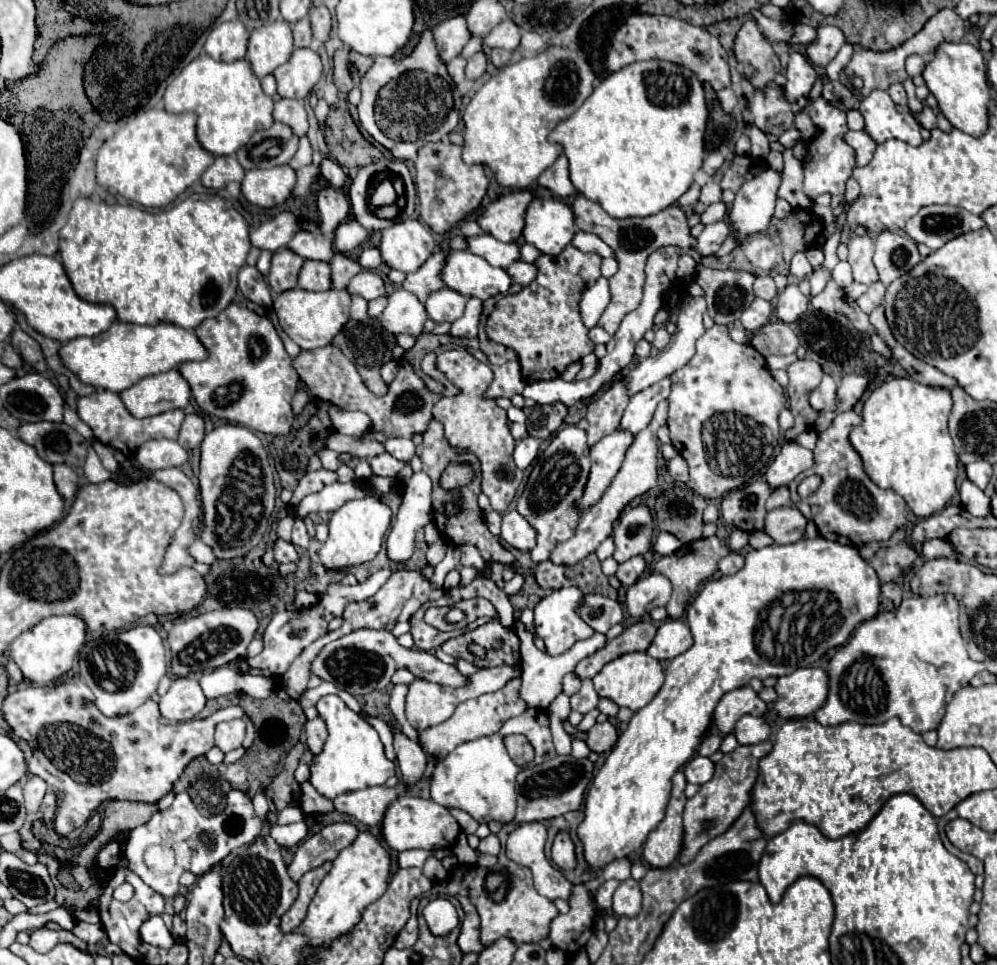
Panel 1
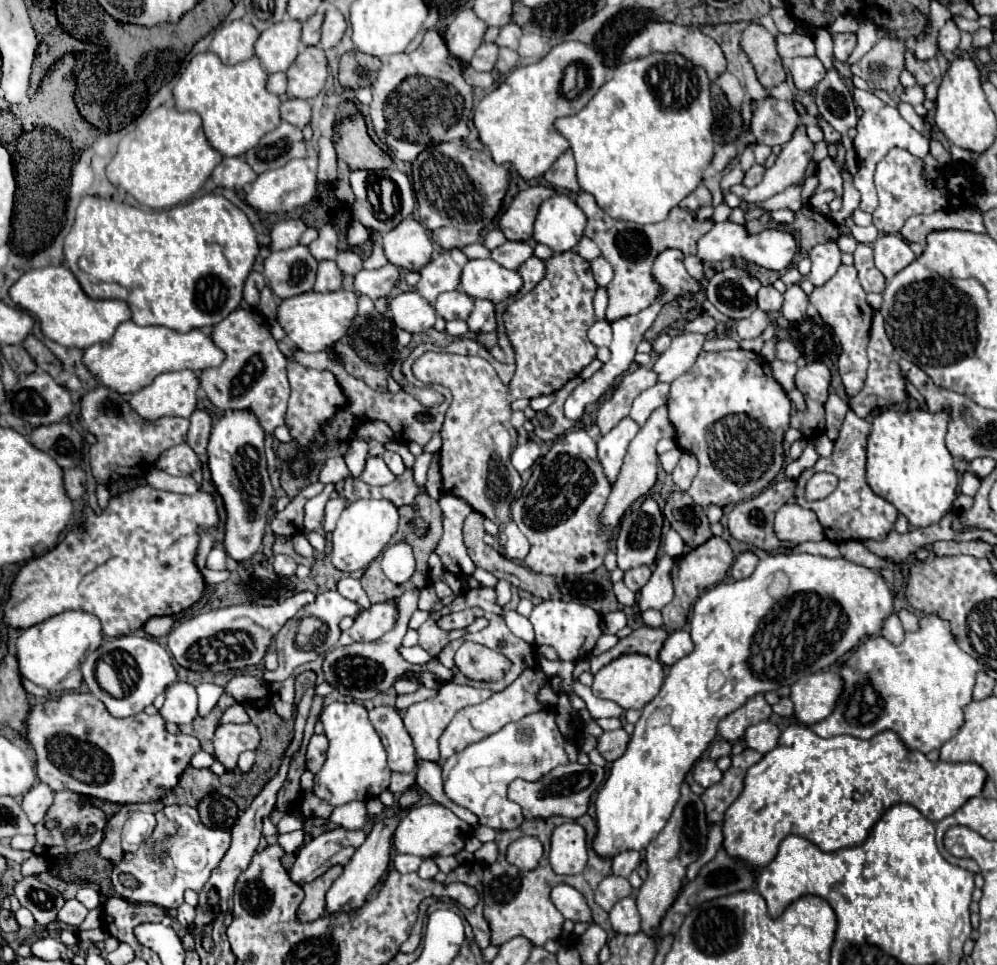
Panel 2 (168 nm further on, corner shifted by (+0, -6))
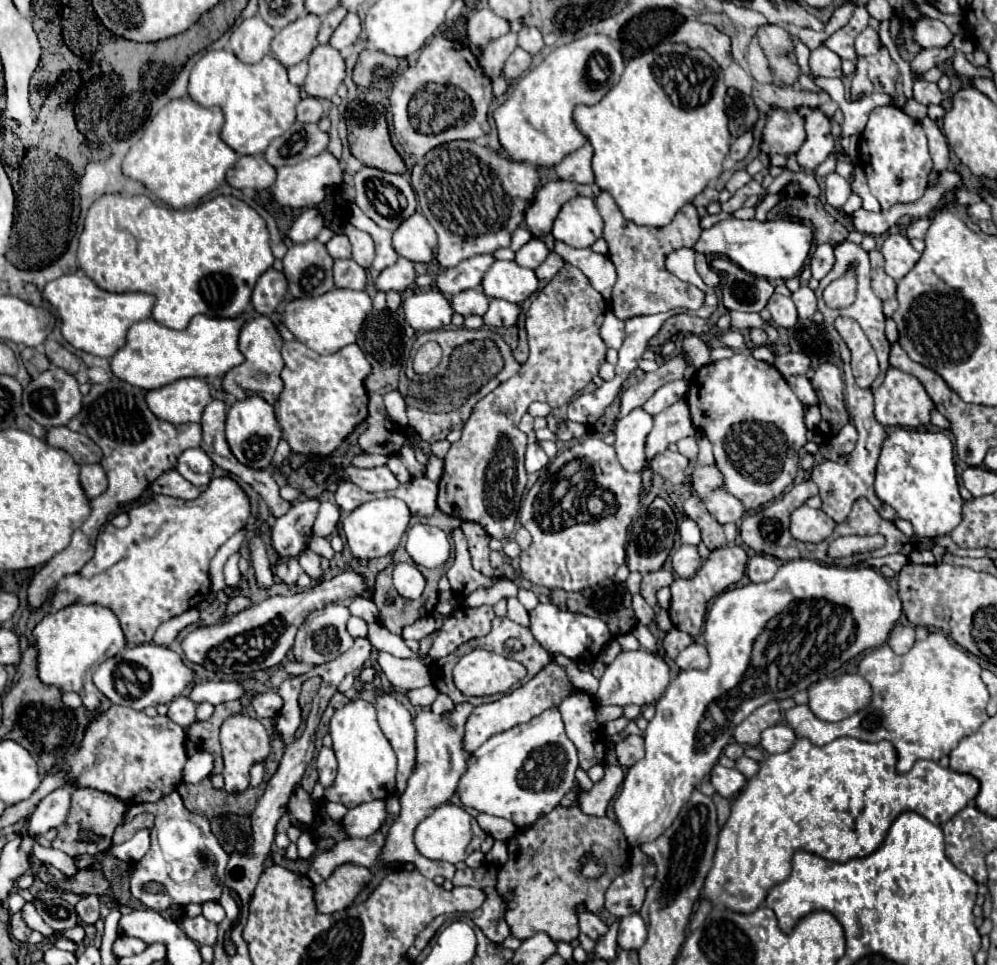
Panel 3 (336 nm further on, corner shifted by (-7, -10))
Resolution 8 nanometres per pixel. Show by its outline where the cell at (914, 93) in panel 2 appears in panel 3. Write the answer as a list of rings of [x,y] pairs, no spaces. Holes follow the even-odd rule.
[[[917,80],[915,86],[913,86],[913,96],[917,102],[929,106],[929,104],[941,104],[943,102],[943,92],[937,88],[937,84],[931,84],[931,82],[923,82],[923,80]]]

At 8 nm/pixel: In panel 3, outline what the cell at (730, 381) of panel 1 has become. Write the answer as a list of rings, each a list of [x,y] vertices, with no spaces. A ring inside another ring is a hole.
[[[737,352],[733,358],[711,362],[693,374],[685,402],[691,410],[691,420],[695,428],[703,432],[713,444],[715,466],[723,474],[721,488],[727,494],[739,498],[747,510],[757,510],[785,492],[785,488],[793,482],[797,474],[797,448],[807,442],[807,426],[803,420],[805,406],[793,394],[793,390],[775,366],[755,360],[751,352]]]

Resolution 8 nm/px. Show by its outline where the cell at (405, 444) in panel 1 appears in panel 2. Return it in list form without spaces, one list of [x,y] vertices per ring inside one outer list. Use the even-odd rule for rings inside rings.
[[[386,452],[386,454],[384,454],[384,462],[386,462],[386,466],[388,466],[396,476],[406,470],[402,458],[400,458],[396,452]]]

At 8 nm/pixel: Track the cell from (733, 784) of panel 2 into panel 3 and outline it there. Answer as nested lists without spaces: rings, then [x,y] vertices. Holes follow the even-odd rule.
[[[743,756],[743,758],[737,760],[737,770],[739,770],[747,780],[751,780],[751,778],[757,774],[757,770],[759,770],[759,762]]]

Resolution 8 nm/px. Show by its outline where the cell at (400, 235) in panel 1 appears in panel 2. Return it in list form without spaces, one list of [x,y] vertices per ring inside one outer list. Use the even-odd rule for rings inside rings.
[[[406,218],[394,230],[386,232],[382,248],[394,266],[408,272],[426,266],[432,256],[430,232],[414,218]]]

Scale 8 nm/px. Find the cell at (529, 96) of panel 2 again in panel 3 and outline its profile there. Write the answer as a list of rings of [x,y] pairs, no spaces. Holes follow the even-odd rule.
[[[593,34],[571,44],[555,48],[537,68],[529,70],[519,84],[513,88],[511,96],[493,112],[493,120],[497,124],[497,134],[503,150],[515,162],[529,162],[535,166],[557,166],[567,154],[575,152],[585,144],[583,134],[573,126],[573,108],[579,104],[593,106],[597,104],[621,78],[623,72],[623,56],[621,52],[609,42],[607,36]]]

